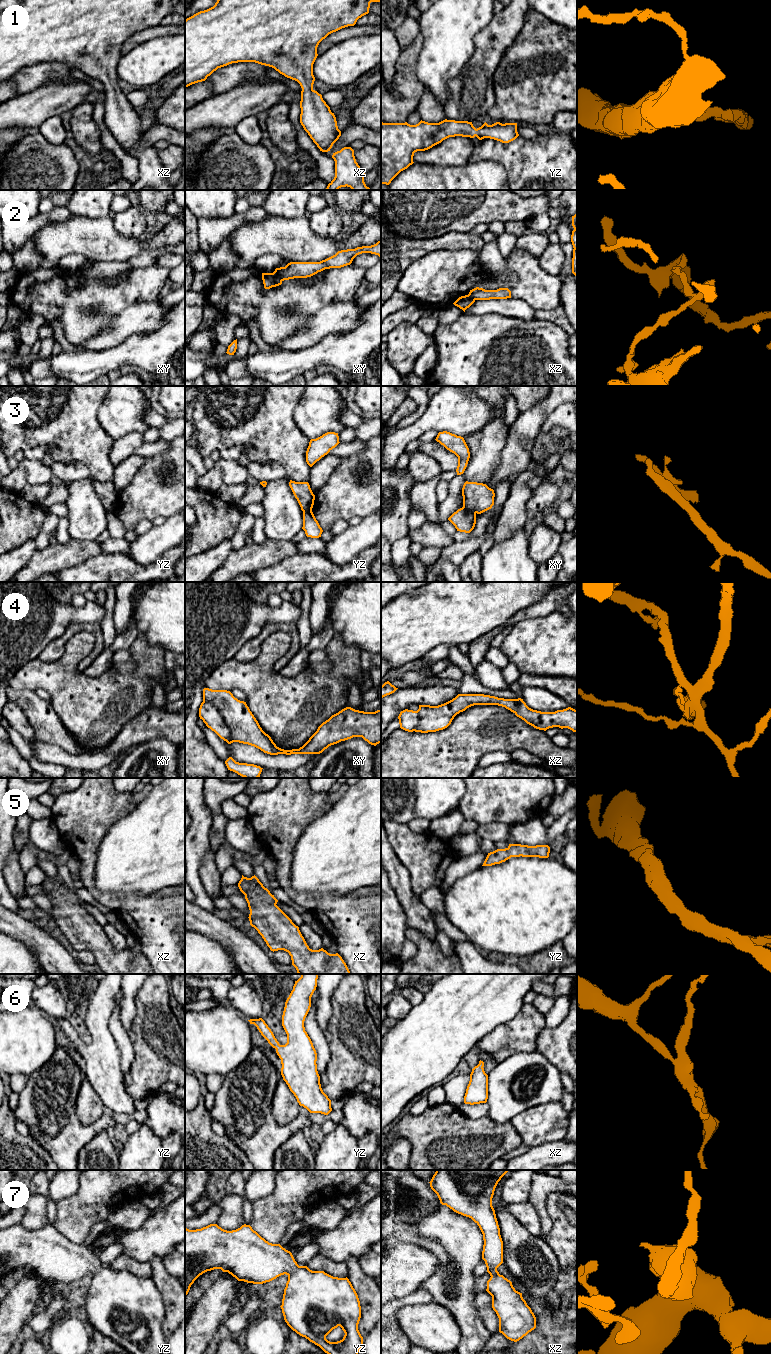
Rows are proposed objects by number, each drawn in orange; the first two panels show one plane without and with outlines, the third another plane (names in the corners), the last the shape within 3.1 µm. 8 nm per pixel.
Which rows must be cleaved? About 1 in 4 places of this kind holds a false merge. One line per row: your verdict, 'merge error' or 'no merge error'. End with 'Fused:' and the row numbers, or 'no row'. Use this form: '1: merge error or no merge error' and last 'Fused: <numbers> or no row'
1: no merge error
2: merge error
3: merge error
4: merge error
5: no merge error
6: no merge error
7: no merge error
Fused: 2, 3, 4

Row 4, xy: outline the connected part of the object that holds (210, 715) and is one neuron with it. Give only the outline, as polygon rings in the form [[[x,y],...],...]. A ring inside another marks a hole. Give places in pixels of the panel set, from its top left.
[[[203,700],[199,708],[199,717],[206,726],[214,731],[221,739],[228,744],[233,743],[229,729],[221,717],[220,712],[214,705]]]

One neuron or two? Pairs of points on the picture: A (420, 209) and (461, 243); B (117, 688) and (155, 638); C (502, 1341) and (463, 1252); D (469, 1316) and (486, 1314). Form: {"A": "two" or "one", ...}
{"A": "two", "B": "two", "C": "two", "D": "two"}

